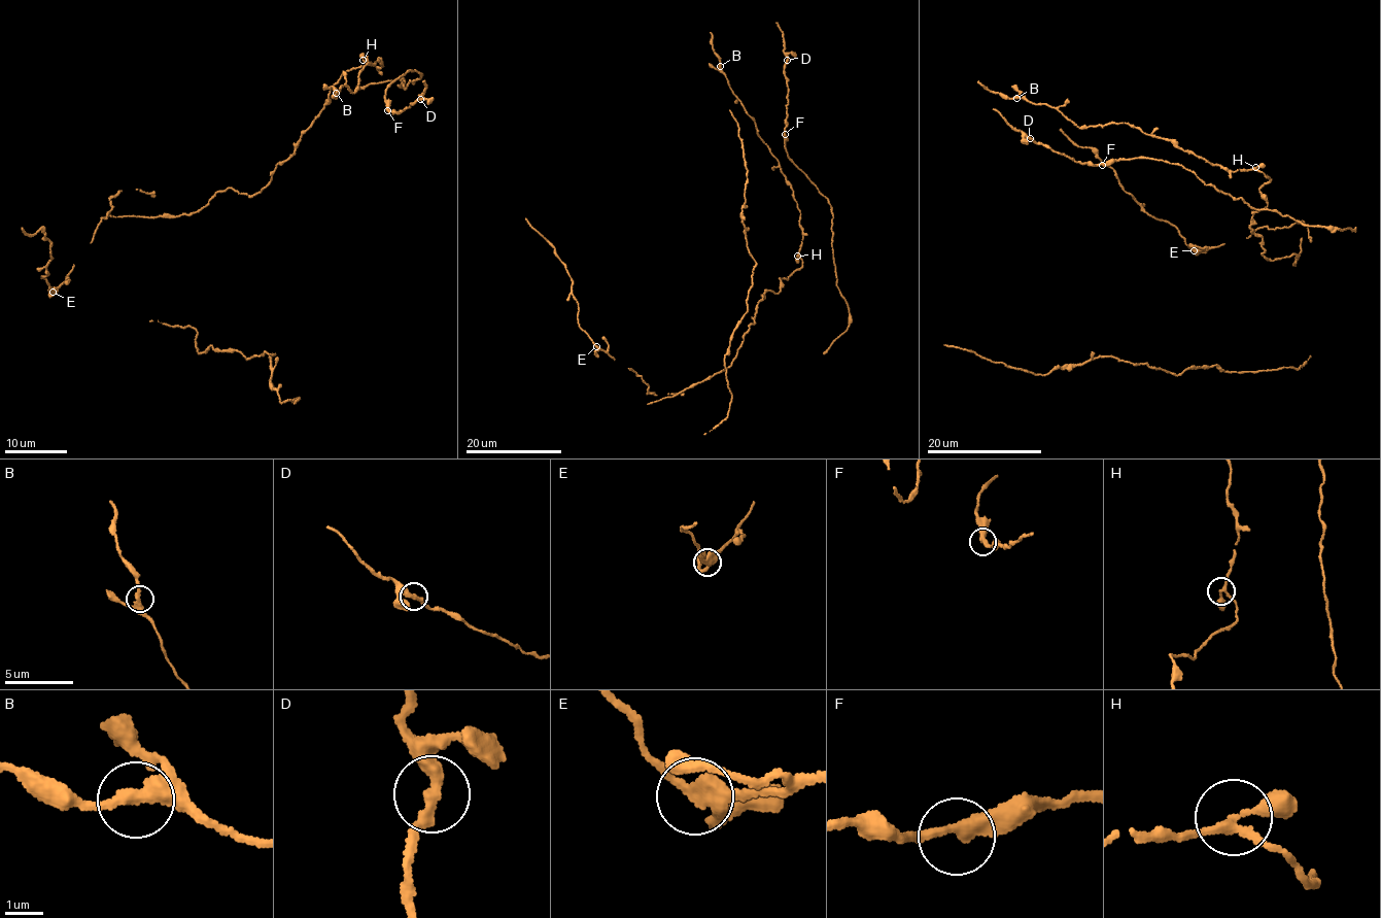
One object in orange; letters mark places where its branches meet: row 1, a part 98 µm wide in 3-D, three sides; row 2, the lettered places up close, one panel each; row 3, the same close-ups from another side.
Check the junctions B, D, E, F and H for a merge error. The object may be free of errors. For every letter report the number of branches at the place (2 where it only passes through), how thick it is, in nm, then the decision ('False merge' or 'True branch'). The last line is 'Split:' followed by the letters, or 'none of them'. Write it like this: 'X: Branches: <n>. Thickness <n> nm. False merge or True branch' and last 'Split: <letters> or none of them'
B: Branches: 3. Thickness 320 nm. True branch
D: Branches: 2. Thickness 340 nm. True branch
E: Branches: 3. Thickness 320 nm. False merge
F: Branches: 2. Thickness 360 nm. True branch
H: Branches: 3. Thickness 200 nm. True branch
Split: E

